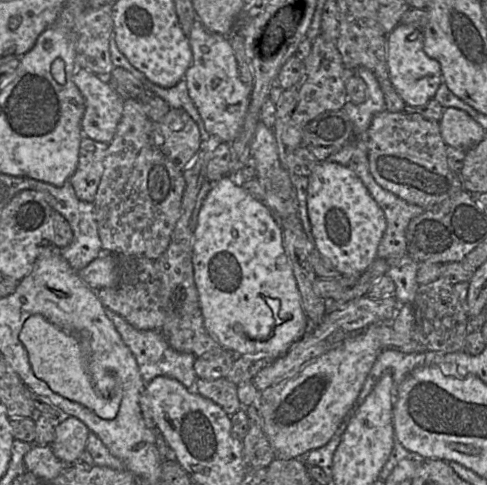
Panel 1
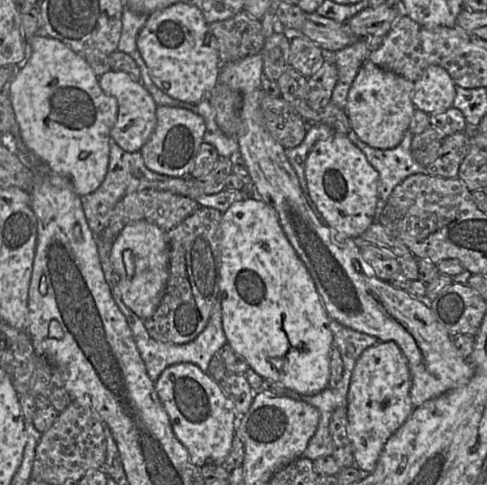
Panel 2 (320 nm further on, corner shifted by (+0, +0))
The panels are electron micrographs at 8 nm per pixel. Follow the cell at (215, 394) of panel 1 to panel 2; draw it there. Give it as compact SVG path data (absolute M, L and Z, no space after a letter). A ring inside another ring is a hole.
M219 353L212 357L207 373L222 388L237 415L246 414L253 401L255 391L251 388L245 375L230 372Z

